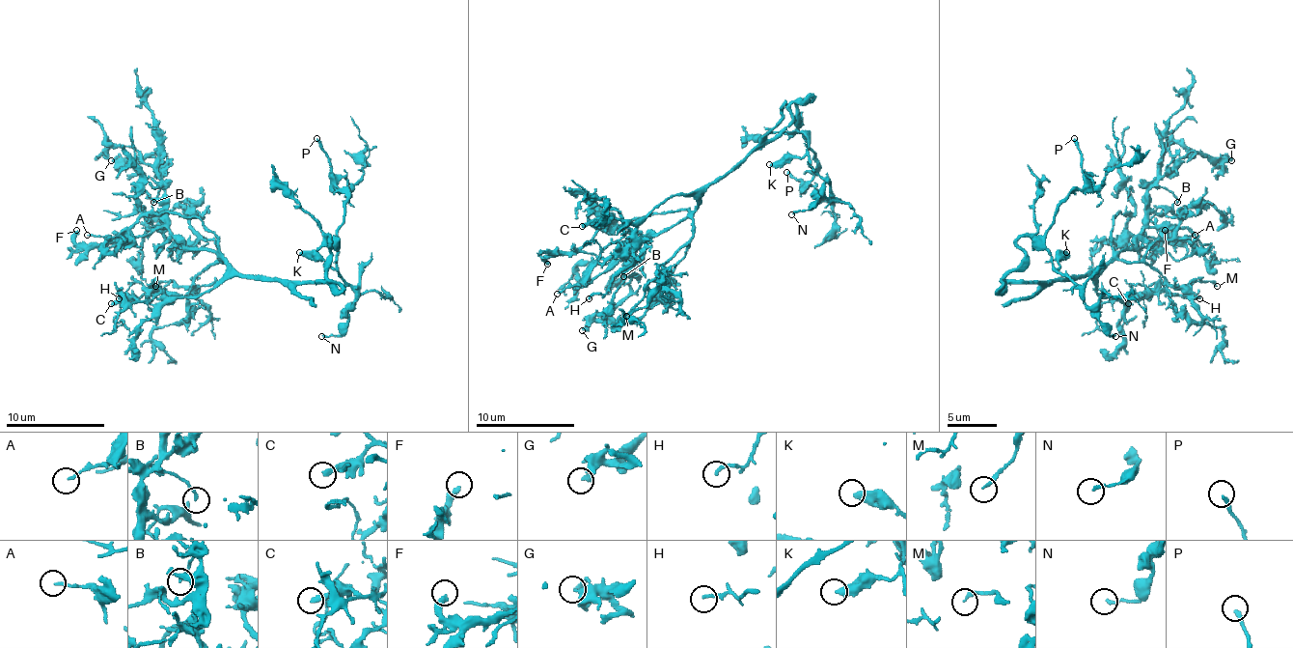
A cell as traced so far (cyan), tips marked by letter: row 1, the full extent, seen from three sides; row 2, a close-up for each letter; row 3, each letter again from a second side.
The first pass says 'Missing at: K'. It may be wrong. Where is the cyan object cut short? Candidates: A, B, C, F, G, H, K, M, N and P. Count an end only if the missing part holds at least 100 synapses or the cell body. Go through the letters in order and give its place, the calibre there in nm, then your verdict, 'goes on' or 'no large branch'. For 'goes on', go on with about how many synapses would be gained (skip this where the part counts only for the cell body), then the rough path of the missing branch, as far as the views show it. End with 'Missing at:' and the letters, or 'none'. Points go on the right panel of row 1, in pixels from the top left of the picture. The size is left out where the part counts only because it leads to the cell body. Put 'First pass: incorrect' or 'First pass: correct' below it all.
A: place (1195, 235); calibre 140 nm; no large branch
B: place (1177, 202); calibre 110 nm; no large branch
C: place (1128, 303); calibre 320 nm; no large branch
F: place (1165, 230); calibre 320 nm; no large branch
G: place (1231, 160); calibre 200 nm; no large branch
H: place (1199, 298); calibre 170 nm; no large branch
K: place (1066, 252); calibre 400 nm; no large branch
M: place (1217, 286); calibre 180 nm; no large branch
N: place (1115, 336); calibre 150 nm; no large branch
P: place (1074, 138); calibre 220 nm; no large branch
Missing at: none
First pass: incorrect

